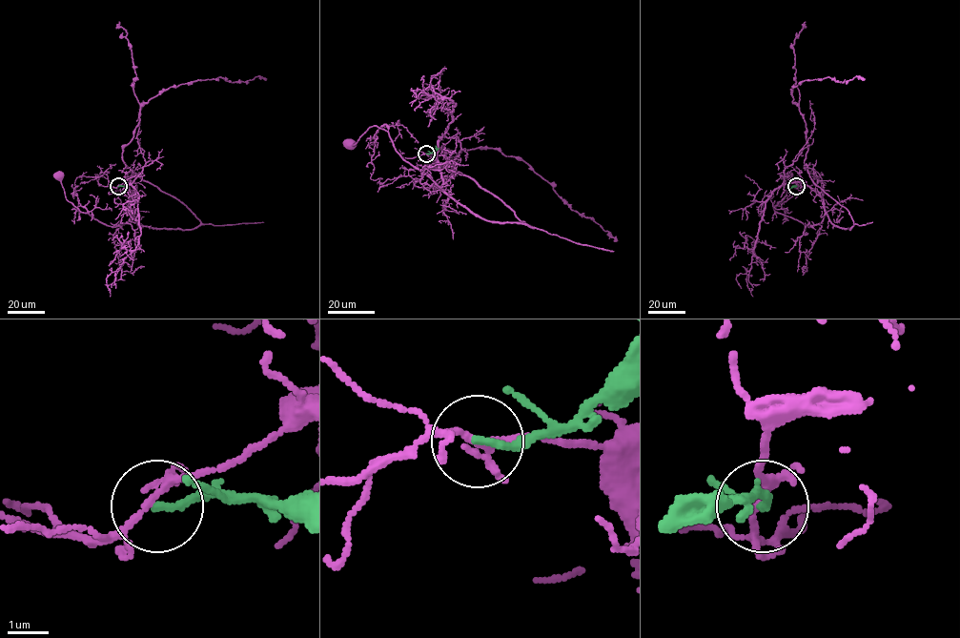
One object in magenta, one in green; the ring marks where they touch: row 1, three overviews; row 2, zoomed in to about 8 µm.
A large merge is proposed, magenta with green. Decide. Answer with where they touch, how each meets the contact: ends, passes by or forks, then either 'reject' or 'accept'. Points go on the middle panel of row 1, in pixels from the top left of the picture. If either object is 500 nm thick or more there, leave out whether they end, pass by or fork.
at (426, 154); magenta forks there; green ends there; reject

